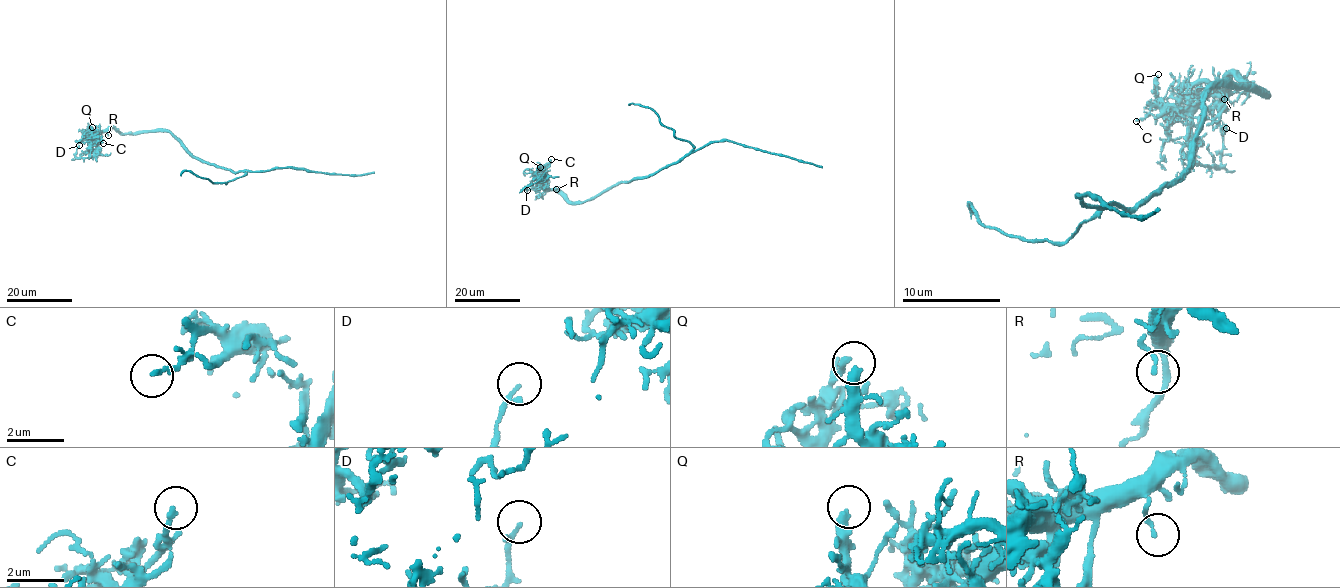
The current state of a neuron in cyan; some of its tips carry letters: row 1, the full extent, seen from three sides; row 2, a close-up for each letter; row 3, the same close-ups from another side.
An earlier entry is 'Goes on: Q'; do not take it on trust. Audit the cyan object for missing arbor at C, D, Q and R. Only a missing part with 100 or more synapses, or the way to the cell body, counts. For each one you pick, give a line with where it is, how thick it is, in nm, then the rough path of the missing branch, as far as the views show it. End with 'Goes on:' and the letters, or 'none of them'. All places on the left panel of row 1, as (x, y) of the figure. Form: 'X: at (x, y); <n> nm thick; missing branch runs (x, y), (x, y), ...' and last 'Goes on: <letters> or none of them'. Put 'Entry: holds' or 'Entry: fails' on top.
Entry: fails
Goes on: none of them

